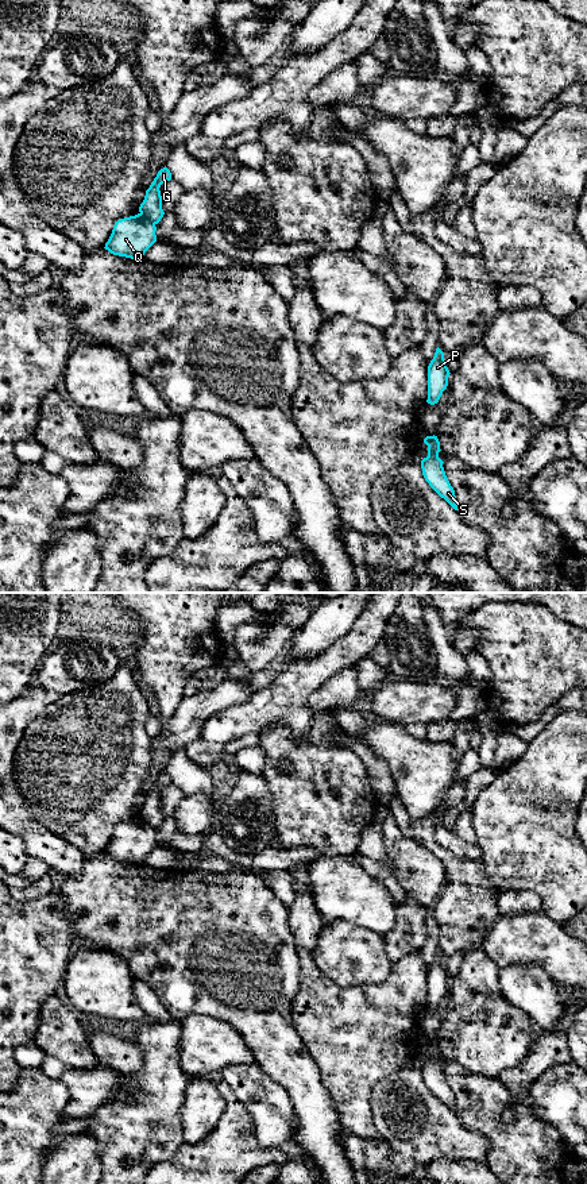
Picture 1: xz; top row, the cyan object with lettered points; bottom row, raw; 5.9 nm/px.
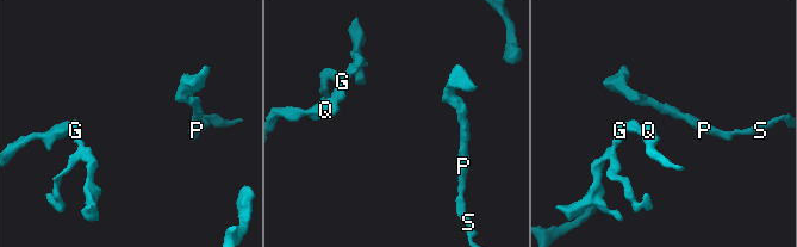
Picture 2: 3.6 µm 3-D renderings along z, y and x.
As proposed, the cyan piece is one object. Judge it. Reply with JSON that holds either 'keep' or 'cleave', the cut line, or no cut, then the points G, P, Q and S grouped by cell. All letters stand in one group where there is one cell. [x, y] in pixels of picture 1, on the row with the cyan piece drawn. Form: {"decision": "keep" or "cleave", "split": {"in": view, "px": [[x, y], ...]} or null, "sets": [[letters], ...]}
{"decision": "cleave", "split": {"in": "xz", "px": [[141, 212], [155, 223]]}, "sets": [["G"], ["P", "Q", "S"]]}

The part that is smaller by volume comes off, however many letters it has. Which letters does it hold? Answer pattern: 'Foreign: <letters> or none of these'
Foreign: G

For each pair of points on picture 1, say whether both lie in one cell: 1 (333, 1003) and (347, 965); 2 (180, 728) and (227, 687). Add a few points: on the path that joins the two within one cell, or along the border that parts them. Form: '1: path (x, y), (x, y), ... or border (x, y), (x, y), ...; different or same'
1: border (316, 964), (339, 984), (373, 984); different
2: path (190, 716), (205, 702), (215, 700); same

